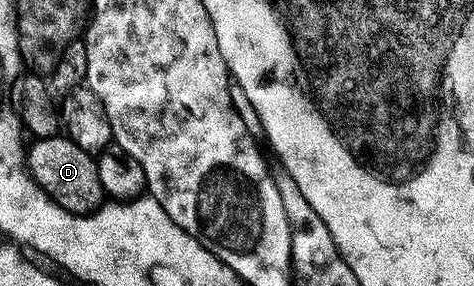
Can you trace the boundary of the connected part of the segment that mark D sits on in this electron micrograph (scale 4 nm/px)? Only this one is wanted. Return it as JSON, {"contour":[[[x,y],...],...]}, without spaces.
{"contour":[[[69,136],[39,138],[28,150],[28,169],[36,184],[60,208],[73,214],[91,215],[107,201],[108,195],[100,184],[100,172],[95,155],[89,154]]]}

